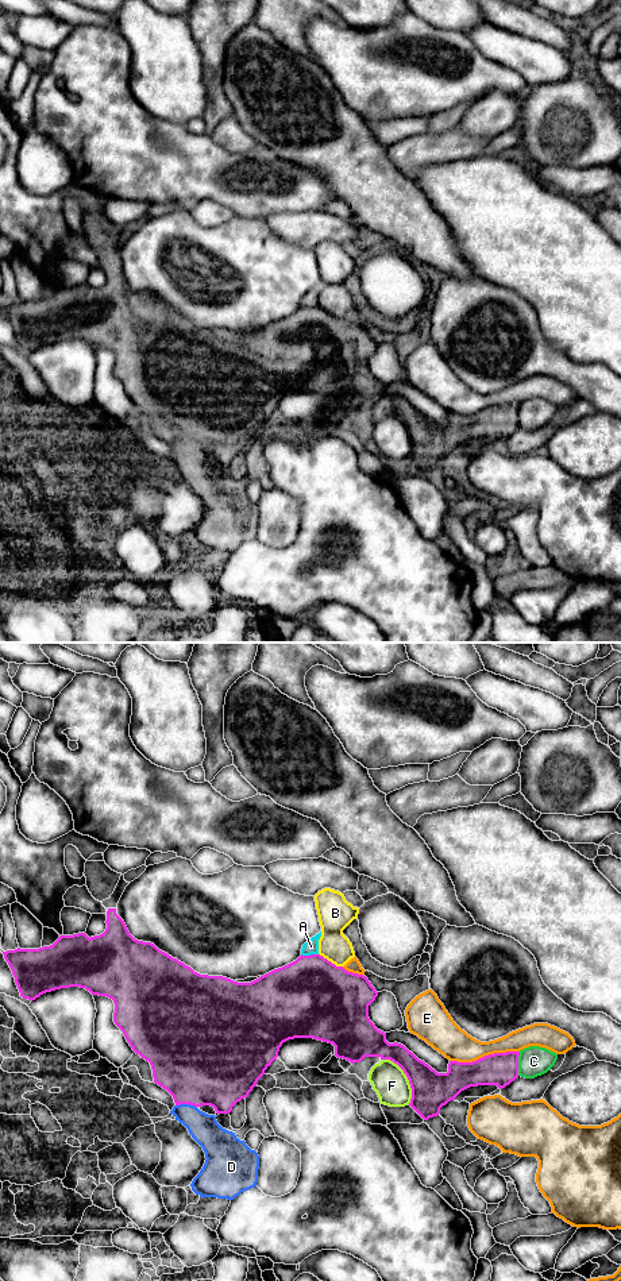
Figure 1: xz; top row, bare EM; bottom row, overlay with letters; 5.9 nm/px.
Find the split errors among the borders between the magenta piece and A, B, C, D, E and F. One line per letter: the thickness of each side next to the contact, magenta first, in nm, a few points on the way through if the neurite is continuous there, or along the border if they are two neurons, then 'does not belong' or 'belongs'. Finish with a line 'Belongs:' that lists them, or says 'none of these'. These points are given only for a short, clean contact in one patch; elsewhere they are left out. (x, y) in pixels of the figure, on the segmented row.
A: 480 nm thick on the magenta side, 90 nm on the other; border along xz (301, 953), (317, 955); does not belong
B: 480 nm thick on the magenta side, 180 nm on the other; border along xz (319, 953), (342, 967); does not belong
C: 200 nm thick on the magenta side, 180 nm on the other; does not belong
D: 500 nm thick on the magenta side, 180 nm on the other; runs through xz (197, 1063), (197, 1073), (186, 1103), (186, 1111), (204, 1129); belongs
E: 200 nm thick on the magenta side, 190 nm on the other; does not belong
F: 220 nm thick on the magenta side, 200 nm on the other; border along xz (382, 1058), (392, 1060), (405, 1075), (411, 1088), (409, 1103); does not belong
Belongs: D

